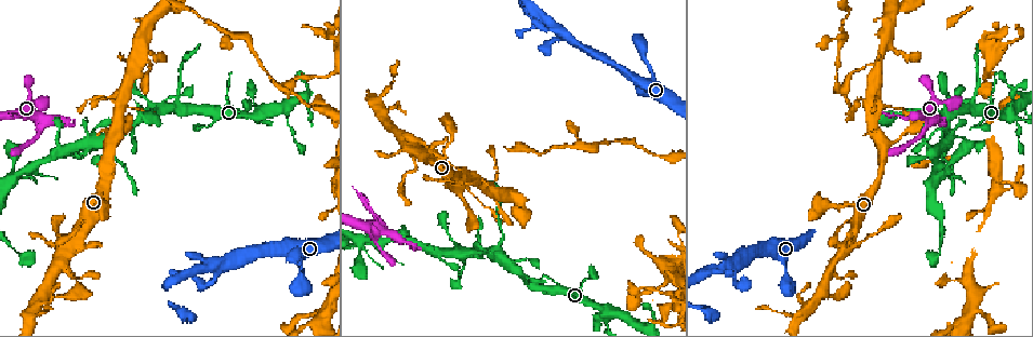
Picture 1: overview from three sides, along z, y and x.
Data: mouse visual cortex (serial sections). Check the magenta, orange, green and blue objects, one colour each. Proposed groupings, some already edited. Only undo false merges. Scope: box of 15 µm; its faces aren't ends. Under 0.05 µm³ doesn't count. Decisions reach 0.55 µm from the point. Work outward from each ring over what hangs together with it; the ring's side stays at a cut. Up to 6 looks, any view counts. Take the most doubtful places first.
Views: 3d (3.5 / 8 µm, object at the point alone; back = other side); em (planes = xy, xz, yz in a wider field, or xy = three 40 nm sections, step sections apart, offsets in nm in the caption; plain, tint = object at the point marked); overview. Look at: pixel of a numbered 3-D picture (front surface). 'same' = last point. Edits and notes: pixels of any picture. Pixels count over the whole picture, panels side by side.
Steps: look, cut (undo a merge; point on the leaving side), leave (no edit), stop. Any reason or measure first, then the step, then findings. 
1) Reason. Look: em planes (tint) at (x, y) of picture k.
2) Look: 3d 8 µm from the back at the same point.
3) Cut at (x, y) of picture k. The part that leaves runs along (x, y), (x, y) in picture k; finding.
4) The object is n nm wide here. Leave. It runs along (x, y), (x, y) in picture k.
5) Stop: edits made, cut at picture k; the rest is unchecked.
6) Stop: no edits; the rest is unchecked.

Sharp bend. Look: 3d 3.5 µm at (931, 124) of picture 1.

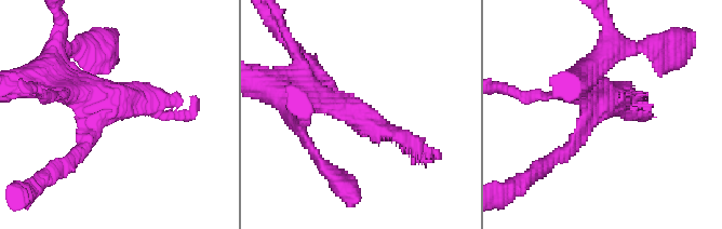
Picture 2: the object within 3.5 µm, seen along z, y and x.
Look: em xy step 2 (tint) at (345, 104) of picture 2.

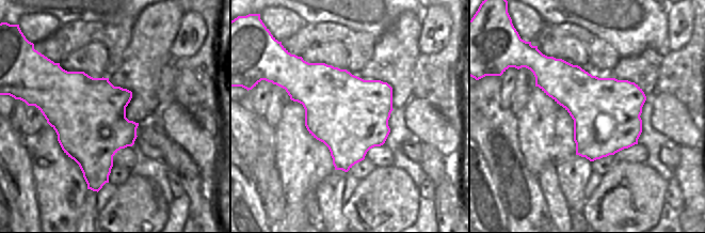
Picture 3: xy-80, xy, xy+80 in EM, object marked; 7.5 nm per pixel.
The object is 600 nm wide here. Leave. It runs along (586, 77), (591, 120), (556, 160) in picture 2; all the same cell.

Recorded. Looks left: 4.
Four or more arms meet. Look: 3d 3.5 µm at (71, 246) of picture 1.

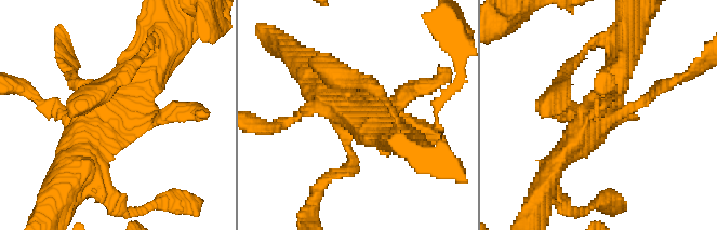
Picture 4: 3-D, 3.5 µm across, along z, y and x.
Look: em xy step 5 (tint) at (360, 119) of picture 4.

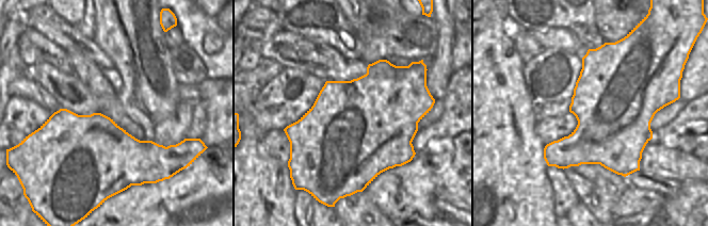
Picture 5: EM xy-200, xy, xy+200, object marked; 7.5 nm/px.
The object is 750 nm wide here. Leave. It runs along (161, 56), (81, 159) in picture 4; continuous, no second cell.

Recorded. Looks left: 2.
Abrupt turn. Look: 3d 3.5 µm at (934, 176) of picture 1.

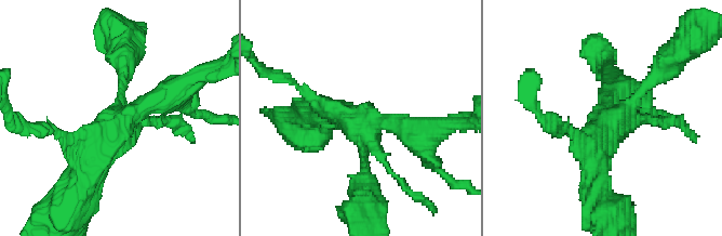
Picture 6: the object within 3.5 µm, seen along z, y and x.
Leave. It runs along (189, 82), (129, 115), (87, 172) in picture 6; continuous, no second cell.

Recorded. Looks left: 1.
Stop: no edits; the rest is unchecked.

